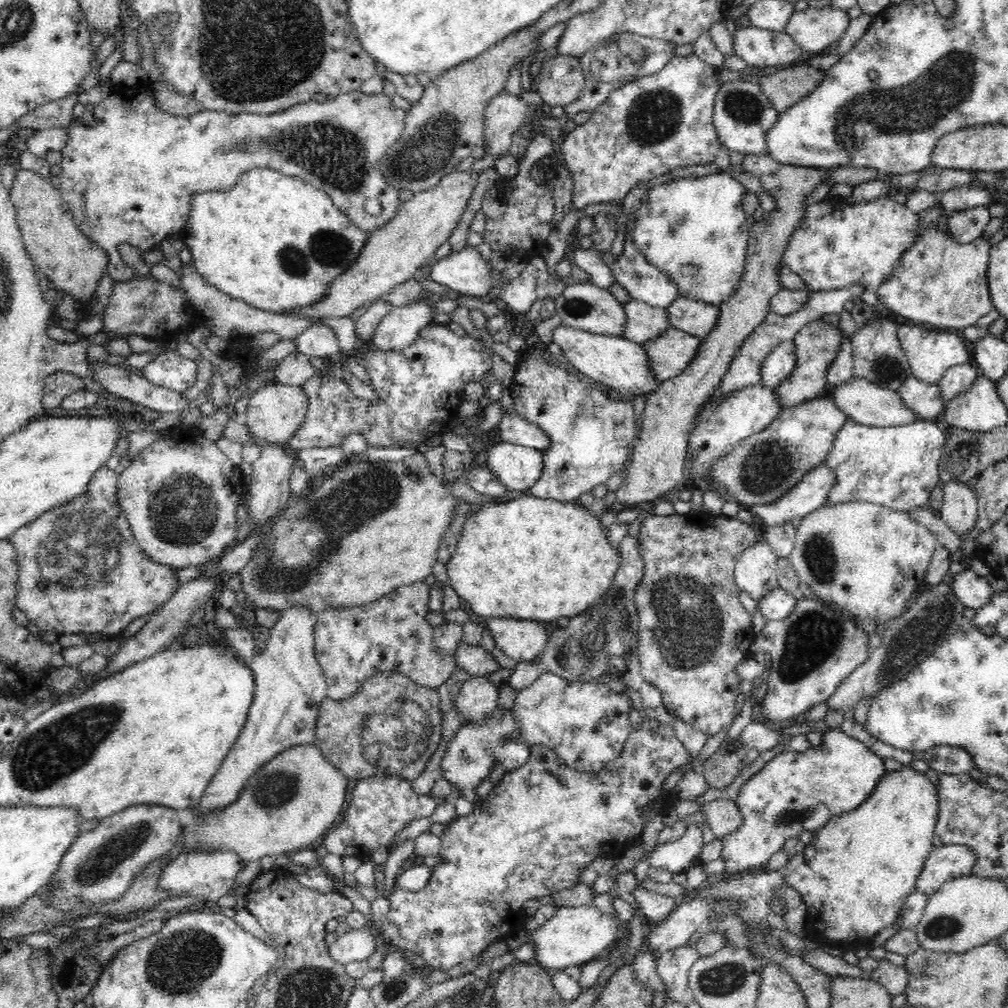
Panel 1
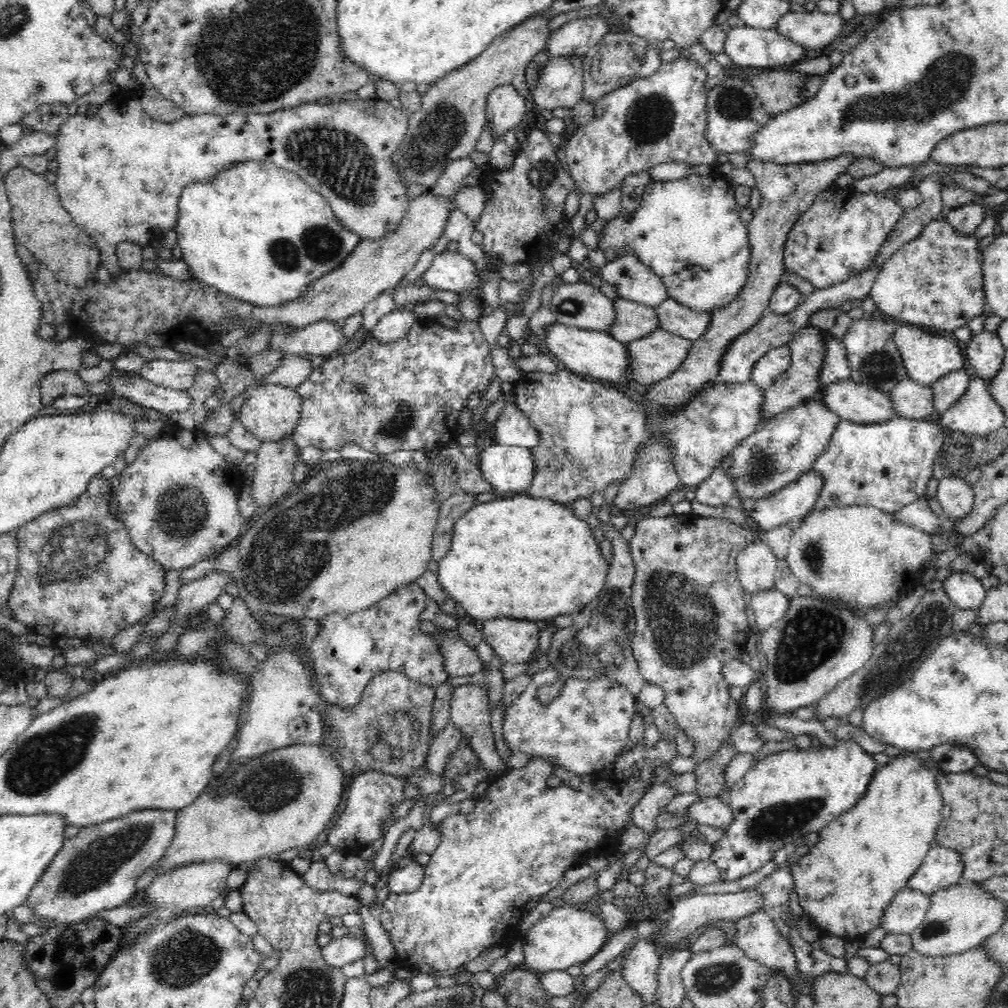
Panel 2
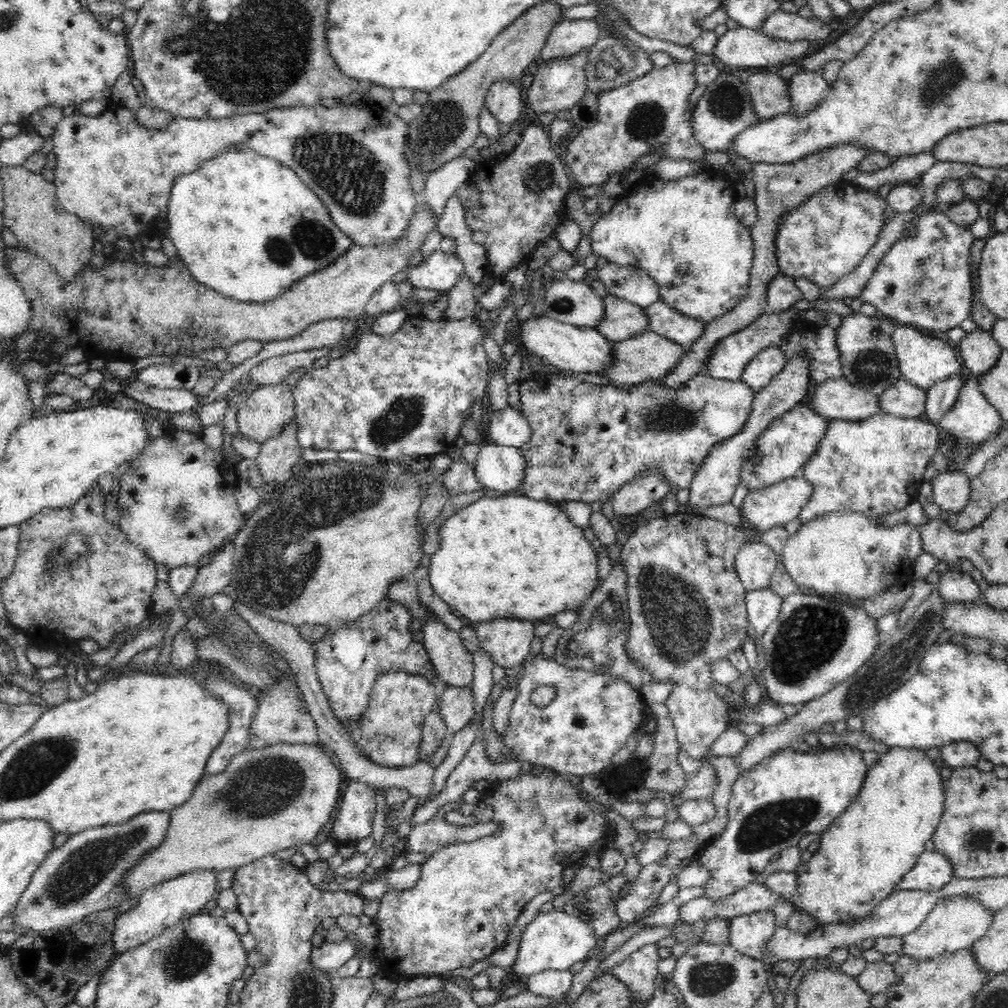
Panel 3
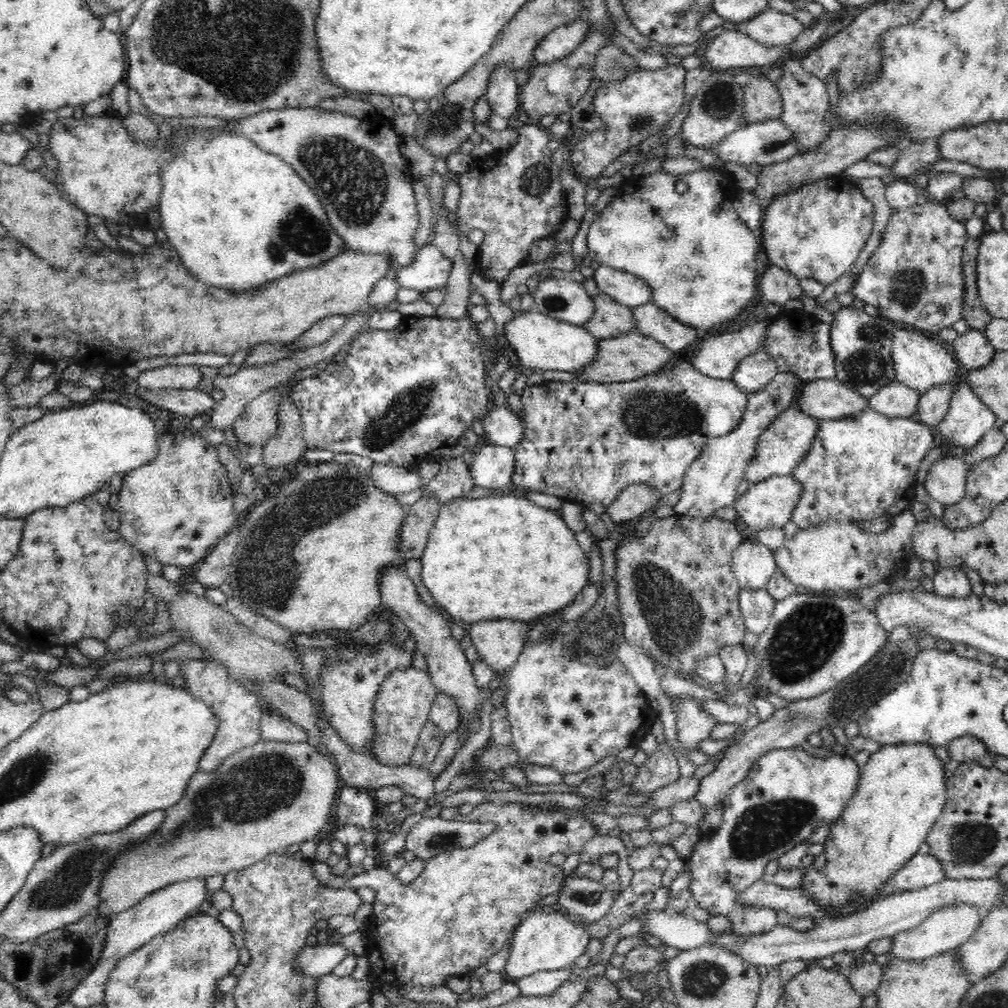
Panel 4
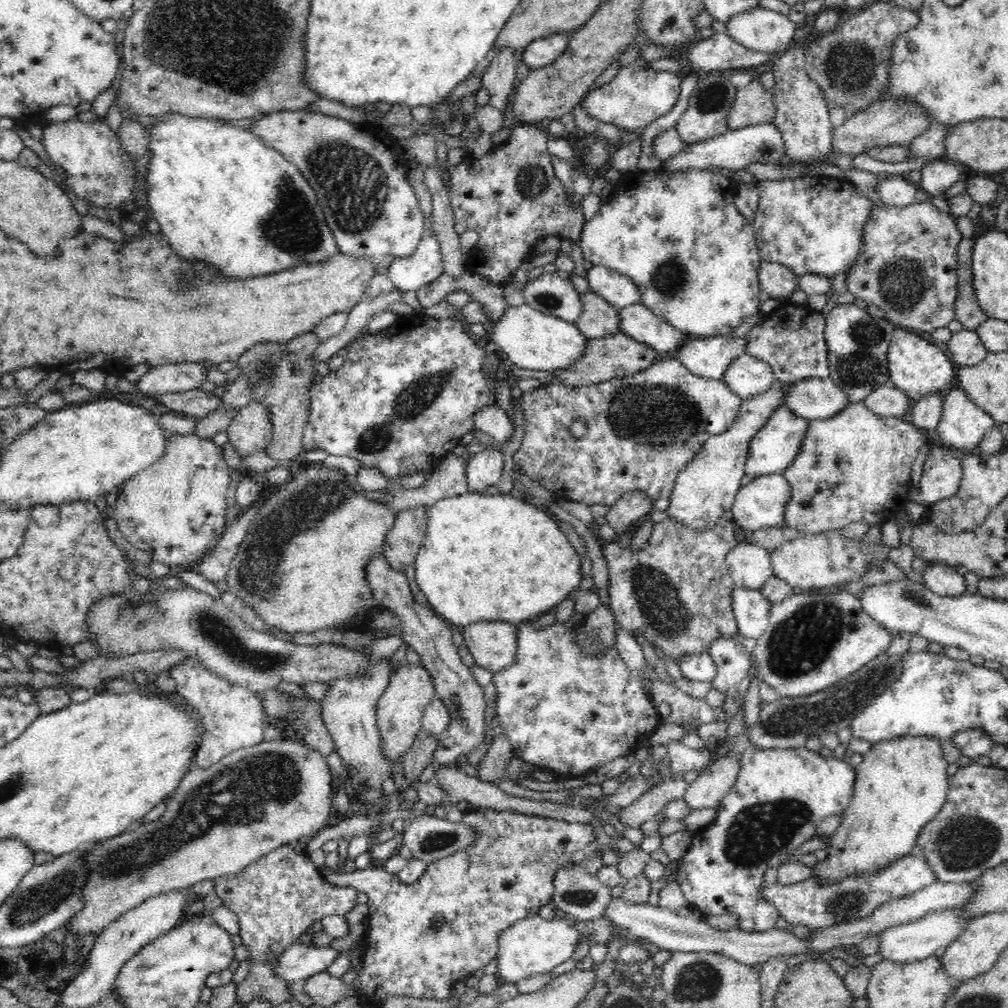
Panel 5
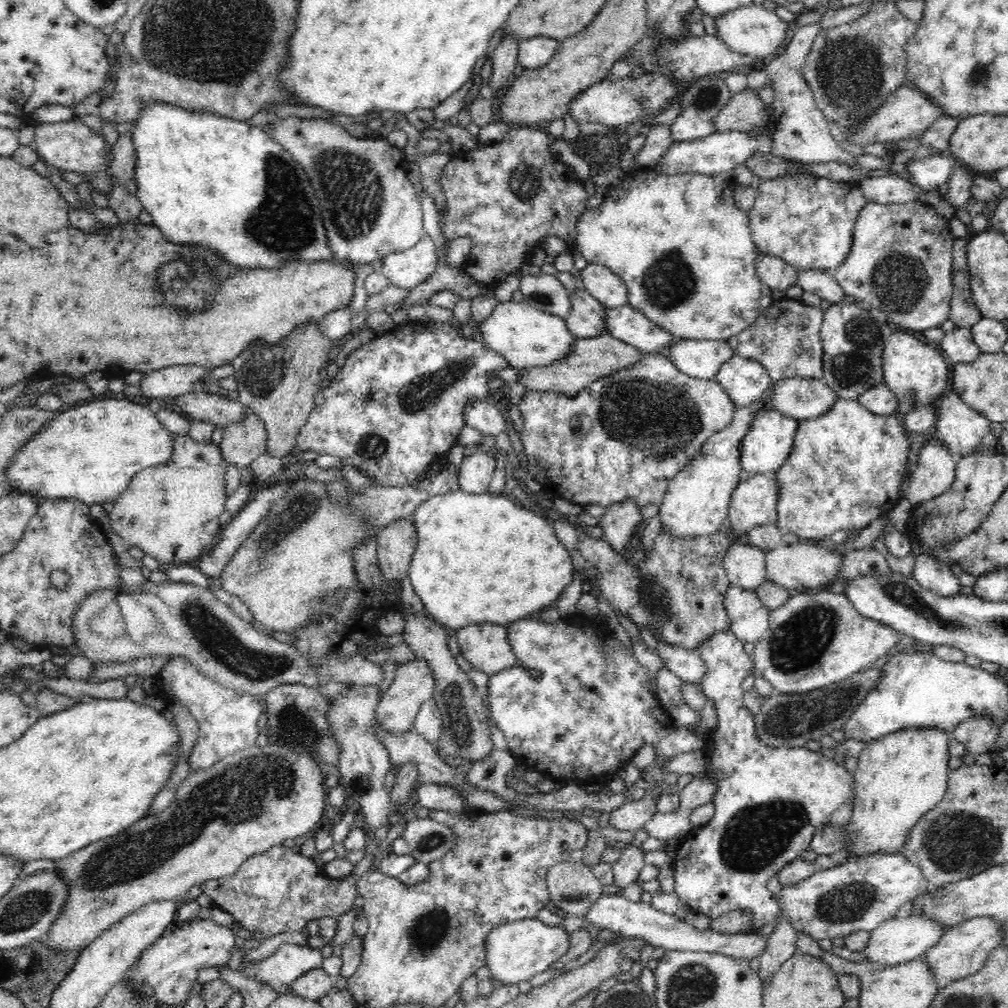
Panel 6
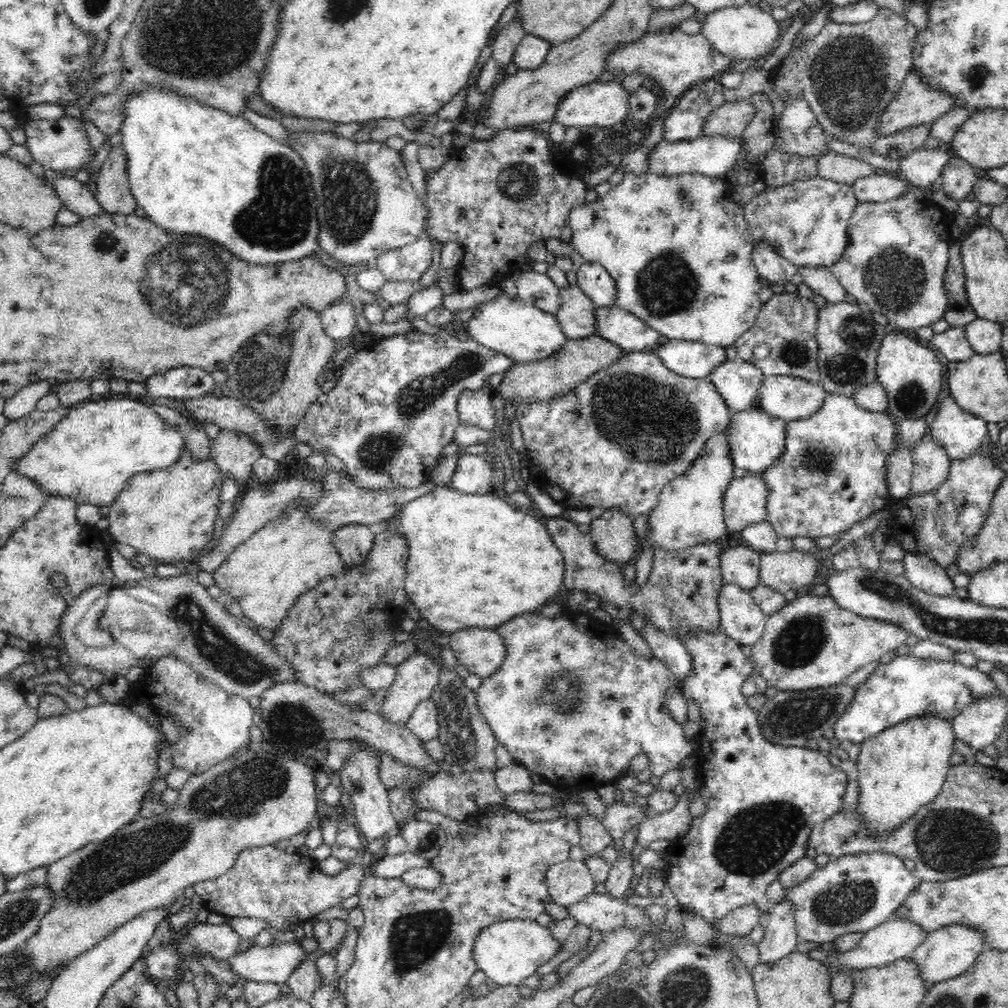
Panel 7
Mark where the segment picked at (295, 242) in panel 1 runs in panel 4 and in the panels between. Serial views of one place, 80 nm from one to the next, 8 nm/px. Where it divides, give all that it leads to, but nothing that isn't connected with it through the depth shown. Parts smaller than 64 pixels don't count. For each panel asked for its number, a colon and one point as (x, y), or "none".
2: (260, 234)
3: (244, 225)
4: (239, 217)

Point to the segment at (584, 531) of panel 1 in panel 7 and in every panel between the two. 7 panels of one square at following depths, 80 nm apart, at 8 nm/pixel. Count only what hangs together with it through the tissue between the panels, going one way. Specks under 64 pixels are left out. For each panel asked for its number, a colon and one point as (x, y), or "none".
2: (525, 558)
3: (512, 557)
4: (494, 558)
5: (485, 557)
6: (480, 558)
7: (473, 561)

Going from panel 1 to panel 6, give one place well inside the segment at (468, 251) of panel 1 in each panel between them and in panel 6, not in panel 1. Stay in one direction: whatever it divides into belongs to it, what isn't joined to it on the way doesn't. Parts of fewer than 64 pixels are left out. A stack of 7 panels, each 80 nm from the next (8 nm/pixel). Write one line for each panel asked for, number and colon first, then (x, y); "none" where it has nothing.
2: (449, 271)
3: (439, 271)
4: (430, 269)
5: (424, 265)
6: (407, 268)

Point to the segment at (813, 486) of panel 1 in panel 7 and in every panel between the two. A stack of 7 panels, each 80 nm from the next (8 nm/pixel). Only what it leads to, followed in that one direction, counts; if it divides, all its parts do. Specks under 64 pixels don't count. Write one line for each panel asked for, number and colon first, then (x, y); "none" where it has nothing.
2: (797, 499)
3: (773, 506)
4: (767, 504)
5: (761, 503)
6: (753, 503)
7: (744, 502)

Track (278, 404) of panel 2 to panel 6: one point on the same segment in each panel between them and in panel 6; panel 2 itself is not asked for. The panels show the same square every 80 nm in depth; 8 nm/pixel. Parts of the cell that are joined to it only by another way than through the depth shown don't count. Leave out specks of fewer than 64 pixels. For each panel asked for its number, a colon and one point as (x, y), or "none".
3: (263, 415)
4: (258, 422)
5: (251, 430)
6: (242, 442)

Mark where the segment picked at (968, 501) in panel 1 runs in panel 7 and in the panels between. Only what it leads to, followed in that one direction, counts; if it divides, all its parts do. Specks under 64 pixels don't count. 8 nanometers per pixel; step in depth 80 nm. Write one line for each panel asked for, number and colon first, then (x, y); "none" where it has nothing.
2: (956, 497)
3: (951, 489)
4: (945, 481)
5: (942, 470)
6: (936, 465)
7: (931, 464)

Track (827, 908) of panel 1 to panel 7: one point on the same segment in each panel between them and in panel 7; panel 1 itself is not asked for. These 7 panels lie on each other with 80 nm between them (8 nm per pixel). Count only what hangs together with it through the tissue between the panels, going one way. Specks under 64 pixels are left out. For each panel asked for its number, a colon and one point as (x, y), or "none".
2: (862, 859)
3: (863, 855)
4: (901, 790)
5: (901, 783)
6: (899, 777)
7: (902, 768)

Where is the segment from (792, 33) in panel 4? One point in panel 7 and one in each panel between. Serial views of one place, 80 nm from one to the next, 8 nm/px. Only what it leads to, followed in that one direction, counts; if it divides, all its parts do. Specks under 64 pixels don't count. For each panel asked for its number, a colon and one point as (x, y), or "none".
5: (759, 29)
6: (753, 30)
7: (746, 31)

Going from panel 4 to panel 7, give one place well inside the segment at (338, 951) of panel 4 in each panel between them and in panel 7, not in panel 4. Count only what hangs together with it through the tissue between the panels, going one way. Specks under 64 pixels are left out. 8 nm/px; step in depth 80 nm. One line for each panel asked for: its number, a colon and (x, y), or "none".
5: (298, 961)
6: (289, 962)
7: (274, 963)

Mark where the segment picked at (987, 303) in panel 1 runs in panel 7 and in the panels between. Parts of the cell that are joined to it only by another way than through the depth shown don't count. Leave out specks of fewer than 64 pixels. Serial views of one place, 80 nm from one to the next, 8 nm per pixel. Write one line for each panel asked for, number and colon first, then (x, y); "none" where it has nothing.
2: (936, 280)
3: (924, 281)
4: (914, 278)
5: (907, 266)
6: (901, 261)
7: (895, 260)

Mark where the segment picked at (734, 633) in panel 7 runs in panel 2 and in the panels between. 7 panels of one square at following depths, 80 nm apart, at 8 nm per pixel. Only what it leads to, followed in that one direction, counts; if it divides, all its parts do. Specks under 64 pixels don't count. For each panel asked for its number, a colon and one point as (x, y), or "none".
2: (768, 606)
3: (763, 606)
4: (757, 606)
5: (752, 610)
6: (749, 619)

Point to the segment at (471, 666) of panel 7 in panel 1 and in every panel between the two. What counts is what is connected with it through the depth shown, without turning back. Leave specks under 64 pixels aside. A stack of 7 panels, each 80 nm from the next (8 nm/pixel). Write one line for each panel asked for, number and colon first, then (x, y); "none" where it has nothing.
1: (521, 640)
2: (513, 641)
3: (507, 641)
4: (499, 643)
5: (493, 644)
6: (486, 646)

